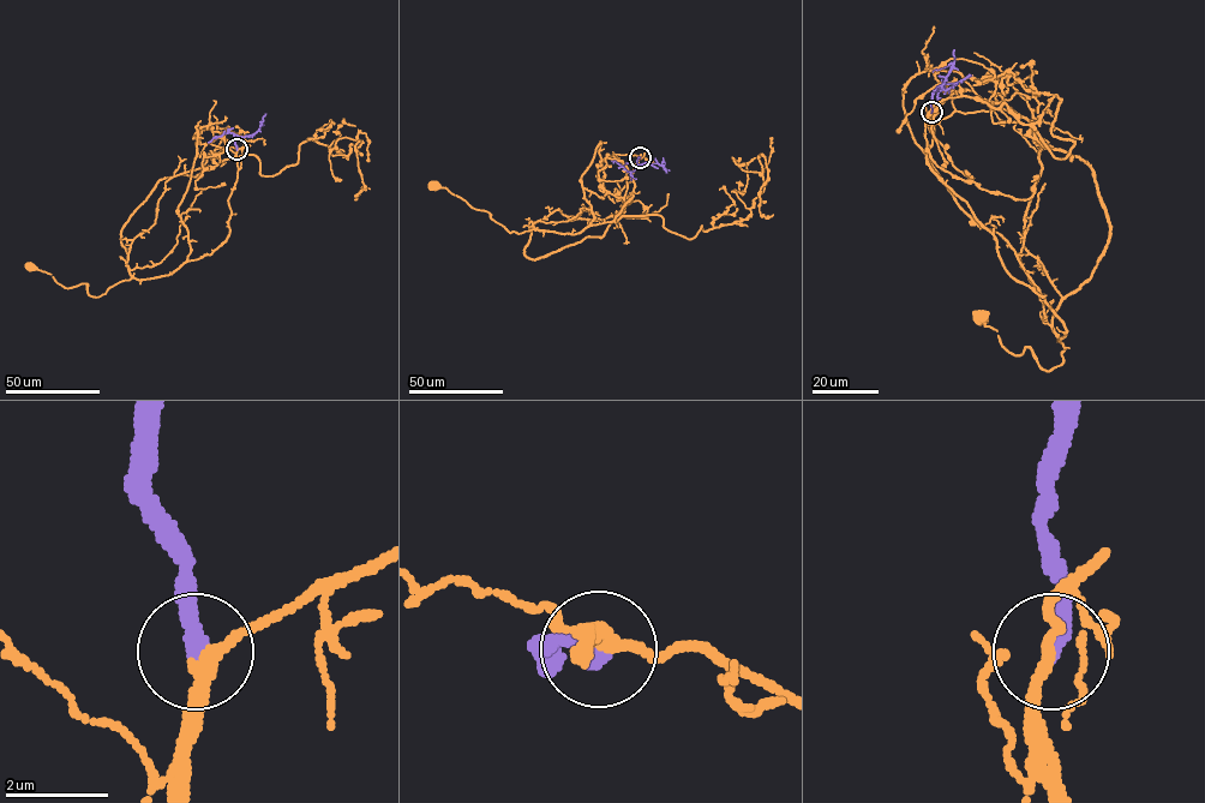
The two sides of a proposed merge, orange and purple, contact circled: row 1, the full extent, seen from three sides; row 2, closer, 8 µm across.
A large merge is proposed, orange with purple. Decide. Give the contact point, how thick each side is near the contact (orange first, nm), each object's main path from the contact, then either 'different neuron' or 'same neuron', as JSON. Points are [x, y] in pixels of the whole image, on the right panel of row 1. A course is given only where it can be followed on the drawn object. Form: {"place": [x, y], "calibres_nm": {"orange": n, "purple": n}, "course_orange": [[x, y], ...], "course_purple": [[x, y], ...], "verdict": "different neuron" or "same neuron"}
{"place": [931, 112], "calibres_nm": {"orange": 240, "purple": 320}, "course_orange": [[931, 113], [927, 165], [1061, 319], [1063, 361], [1045, 371], [1030, 347], [1012, 354], [981, 317]], "course_purple": [[931, 112], [931, 95], [943, 88], [940, 90], [952, 64], [933, 71]], "verdict": "same neuron"}

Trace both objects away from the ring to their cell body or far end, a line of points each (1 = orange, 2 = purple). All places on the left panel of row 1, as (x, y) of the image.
1: (237, 150), (229, 232), (210, 255), (167, 275), (123, 280), (97, 297), (85, 283), (64, 288), (30, 265)
2: (237, 149), (234, 135), (255, 133), (259, 126)

